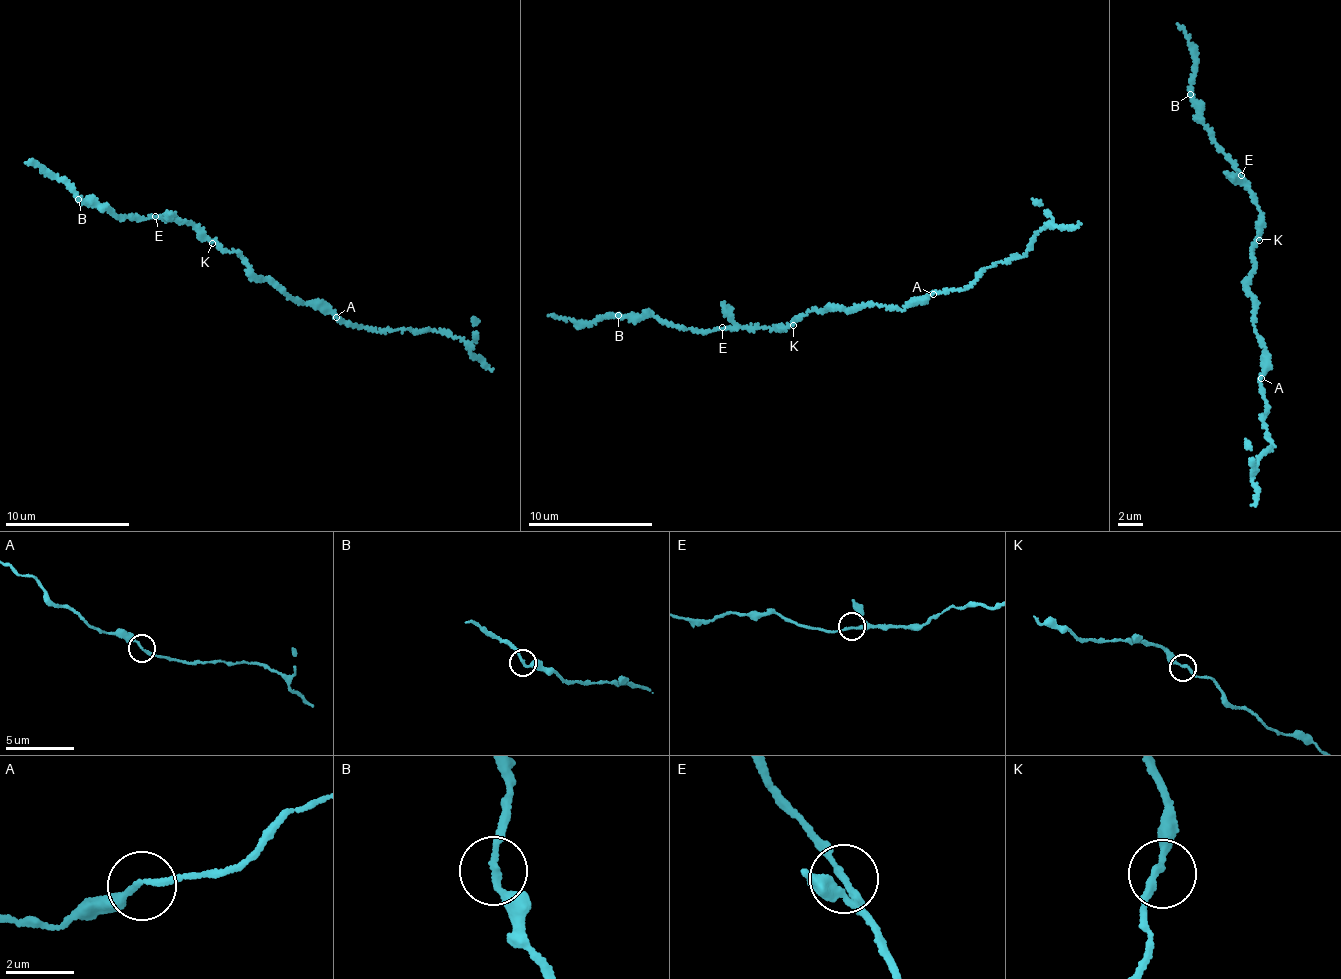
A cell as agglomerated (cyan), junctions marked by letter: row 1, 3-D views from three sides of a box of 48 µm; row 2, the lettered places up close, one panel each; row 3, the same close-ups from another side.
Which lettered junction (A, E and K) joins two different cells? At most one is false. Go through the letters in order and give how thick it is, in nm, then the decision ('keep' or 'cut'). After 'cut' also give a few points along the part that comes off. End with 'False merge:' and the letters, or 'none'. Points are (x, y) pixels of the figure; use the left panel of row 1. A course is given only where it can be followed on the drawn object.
A: 180 nm thick; keep
E: 150 nm thick; keep
K: 240 nm thick; keep
False merge: none

